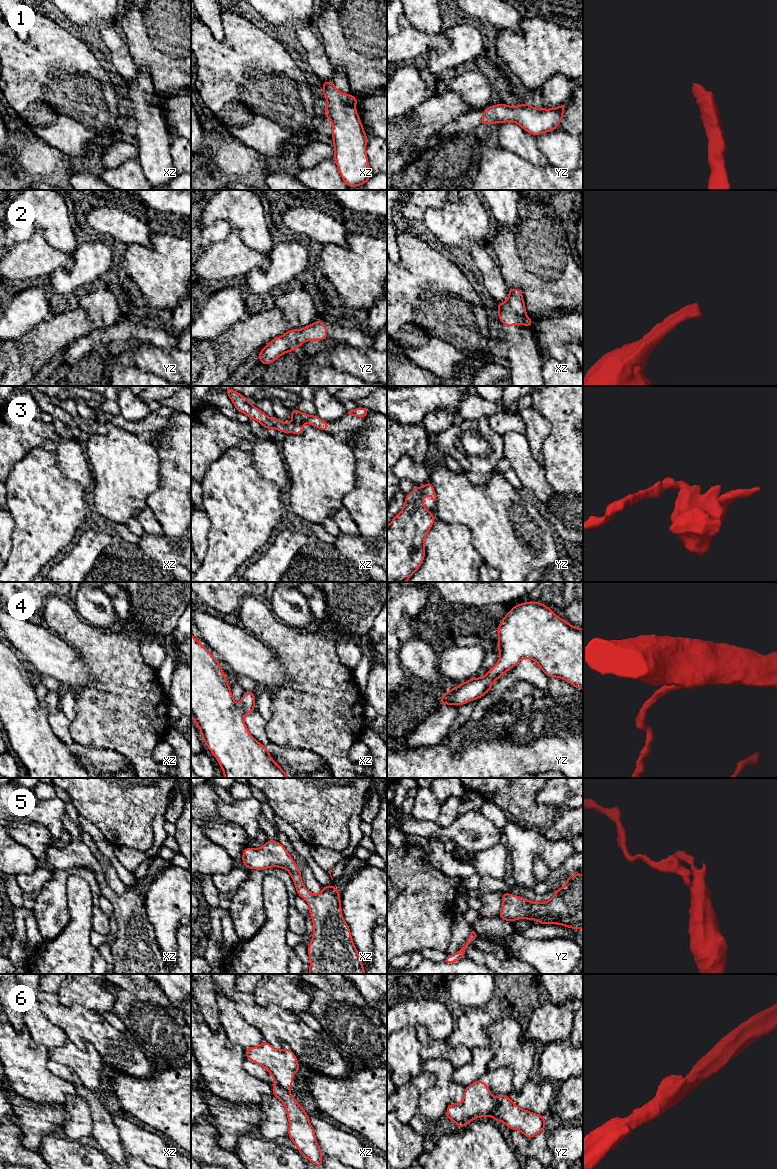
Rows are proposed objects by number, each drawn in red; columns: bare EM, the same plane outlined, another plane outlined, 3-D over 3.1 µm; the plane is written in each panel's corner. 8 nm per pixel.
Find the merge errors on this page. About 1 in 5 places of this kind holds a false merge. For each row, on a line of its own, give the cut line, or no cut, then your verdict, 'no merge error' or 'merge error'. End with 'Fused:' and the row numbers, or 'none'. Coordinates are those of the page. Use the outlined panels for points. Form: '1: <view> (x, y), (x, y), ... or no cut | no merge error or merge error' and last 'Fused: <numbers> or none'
1: no cut | no merge error
2: no cut | no merge error
3: no cut | no merge error
4: no cut | no merge error
5: no cut | no merge error
6: yz (494, 1101), (492, 1112) | merge error
Fused: 6

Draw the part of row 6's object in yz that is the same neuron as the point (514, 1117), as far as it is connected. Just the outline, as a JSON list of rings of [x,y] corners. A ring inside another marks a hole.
[[[498,1095],[494,1101],[492,1119],[502,1121],[509,1129],[519,1130],[530,1140],[545,1131],[545,1115],[539,1115],[517,1106],[510,1095]]]

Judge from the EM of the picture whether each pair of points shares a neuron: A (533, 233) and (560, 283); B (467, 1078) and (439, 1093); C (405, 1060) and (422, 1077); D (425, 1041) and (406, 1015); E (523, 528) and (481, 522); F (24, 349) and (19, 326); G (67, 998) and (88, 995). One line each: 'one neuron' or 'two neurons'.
A: one neuron
B: two neurons
C: two neurons
D: two neurons
E: one neuron
F: two neurons
G: one neuron

